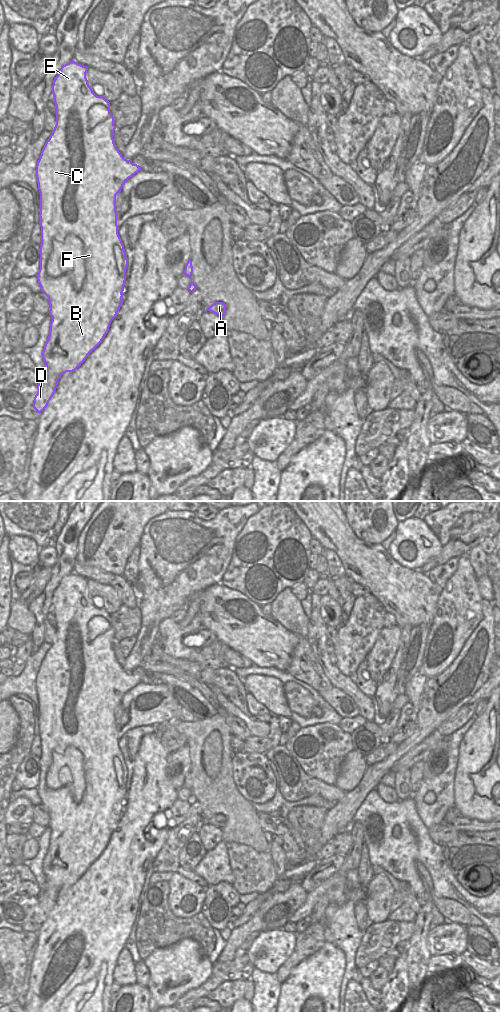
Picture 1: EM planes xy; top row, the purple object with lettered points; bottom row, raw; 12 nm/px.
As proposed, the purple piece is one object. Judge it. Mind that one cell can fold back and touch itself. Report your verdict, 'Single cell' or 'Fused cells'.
Single cell

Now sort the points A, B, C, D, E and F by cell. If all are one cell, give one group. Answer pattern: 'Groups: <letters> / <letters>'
Groups: A B C D E F

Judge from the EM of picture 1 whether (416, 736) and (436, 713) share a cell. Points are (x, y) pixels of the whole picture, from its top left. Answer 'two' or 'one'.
one

